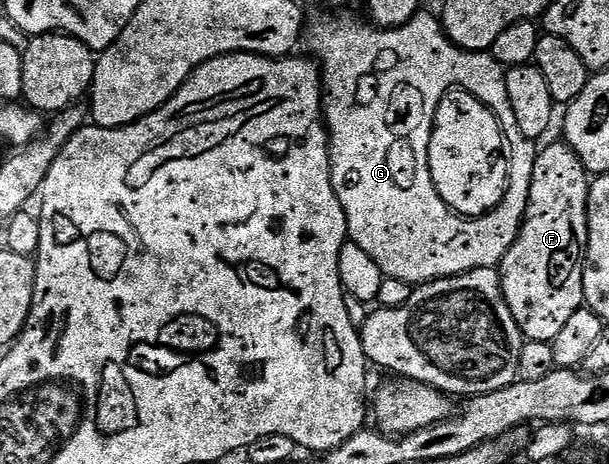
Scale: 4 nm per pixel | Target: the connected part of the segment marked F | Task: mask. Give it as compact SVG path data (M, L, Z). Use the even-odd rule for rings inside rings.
M565 143L559 145L550 145L542 154L533 158L530 167L530 194L528 195L528 203L524 210L524 218L526 222L518 229L518 238L510 245L510 250L502 257L502 265L500 264L500 272L502 274L502 290L504 291L504 299L508 303L508 311L512 311L512 319L516 319L516 323L520 327L523 338L526 341L548 341L553 342L556 335L560 335L560 330L564 328L564 323L568 323L568 319L572 319L572 315L576 315L576 311L583 308L584 283L582 282L582 270L586 259L586 244L588 243L588 191L590 190L591 174L586 172L586 168L582 166L582 161L576 155L574 148Z

